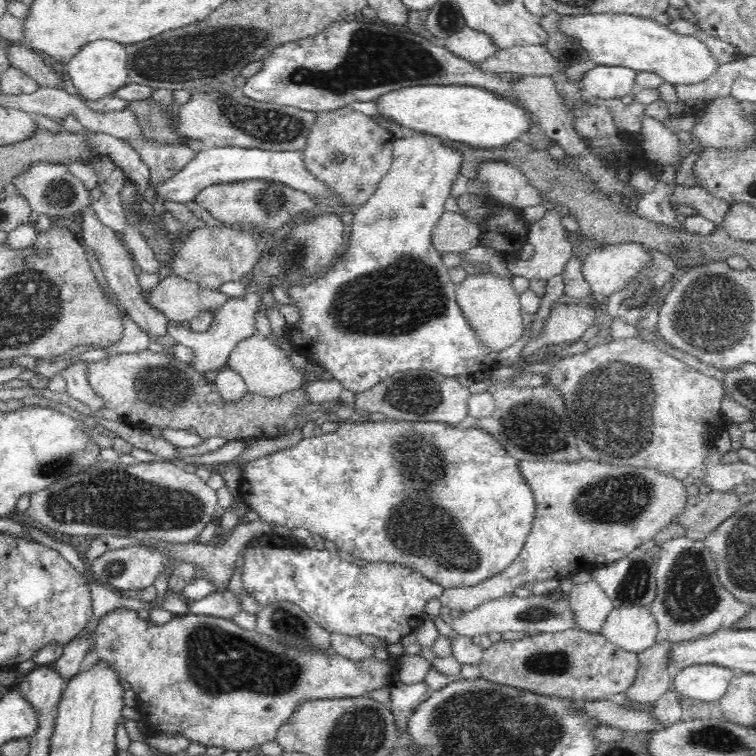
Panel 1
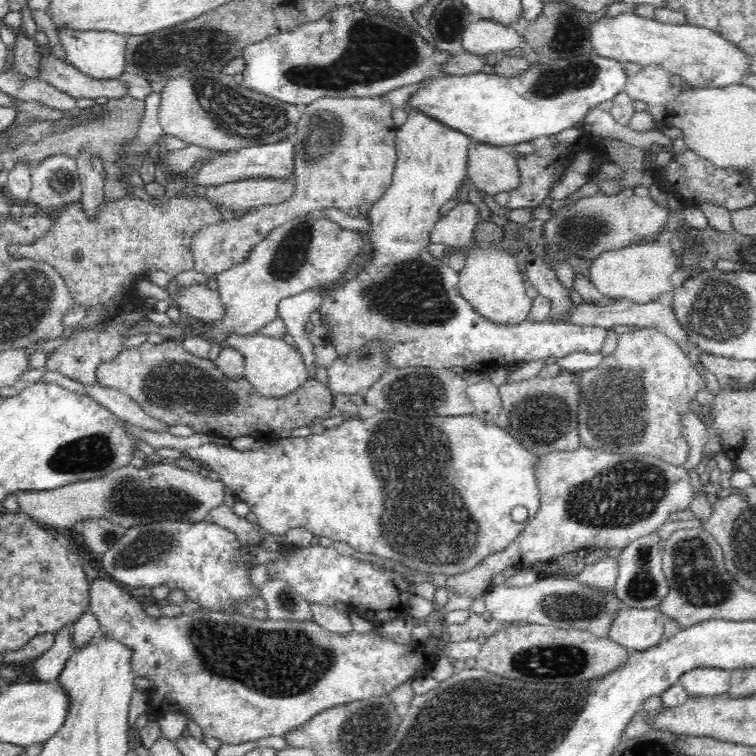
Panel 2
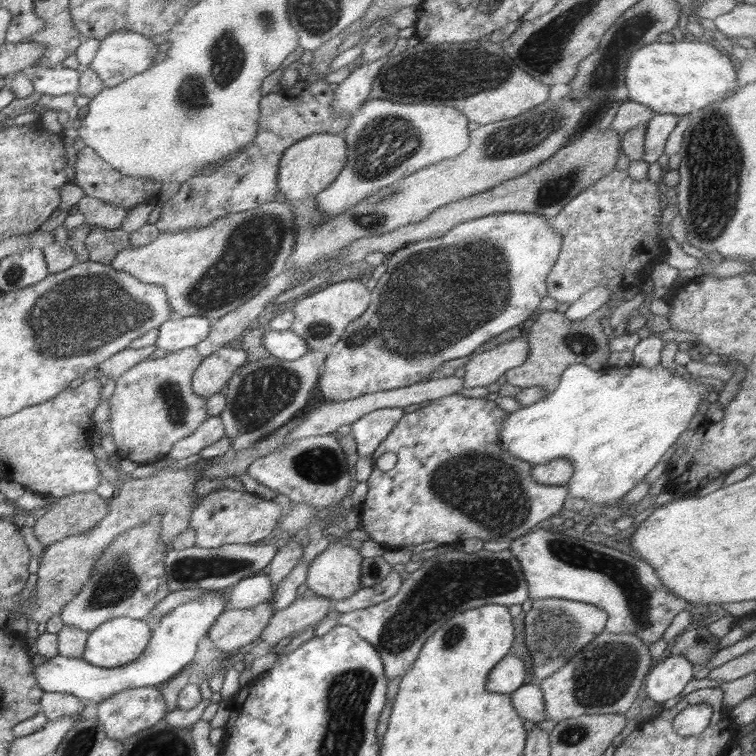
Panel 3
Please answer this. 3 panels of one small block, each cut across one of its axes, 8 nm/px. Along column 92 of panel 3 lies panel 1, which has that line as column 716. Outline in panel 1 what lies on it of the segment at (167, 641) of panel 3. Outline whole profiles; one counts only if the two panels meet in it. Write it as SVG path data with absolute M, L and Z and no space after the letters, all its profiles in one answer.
M692 664L686 668L674 672L675 684L672 689L678 691L684 697L692 697L702 700L704 704L718 702L729 687L729 682L734 676L735 670L718 666L717 664Z

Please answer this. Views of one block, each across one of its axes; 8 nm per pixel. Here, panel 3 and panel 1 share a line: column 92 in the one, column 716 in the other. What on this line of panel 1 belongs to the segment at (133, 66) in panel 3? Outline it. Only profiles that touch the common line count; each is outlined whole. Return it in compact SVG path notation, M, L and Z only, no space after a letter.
M586 14L579 16L563 17L558 21L559 32L566 34L569 38L575 38L582 46L589 58L597 65L606 66L625 66L635 71L648 71L659 74L666 82L673 85L677 84L696 84L706 80L710 74L714 74L721 62L716 60L718 53L711 53L708 46L698 40L696 36L684 36L672 32L667 25L658 24L658 22L638 17L632 14Z

